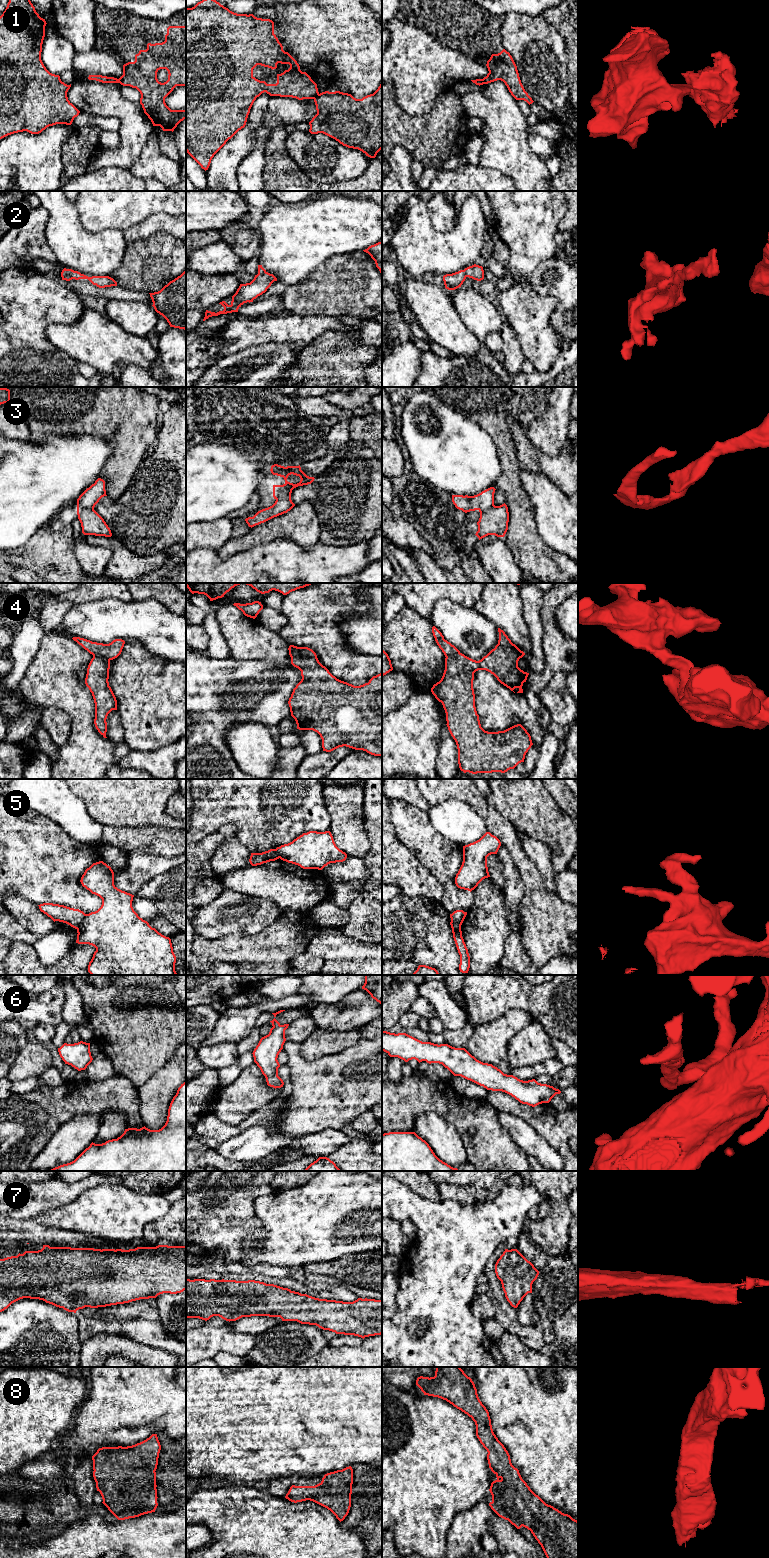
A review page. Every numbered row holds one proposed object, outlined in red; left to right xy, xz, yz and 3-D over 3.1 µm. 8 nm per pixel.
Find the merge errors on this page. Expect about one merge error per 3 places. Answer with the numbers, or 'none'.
1, 3, 4, 5

